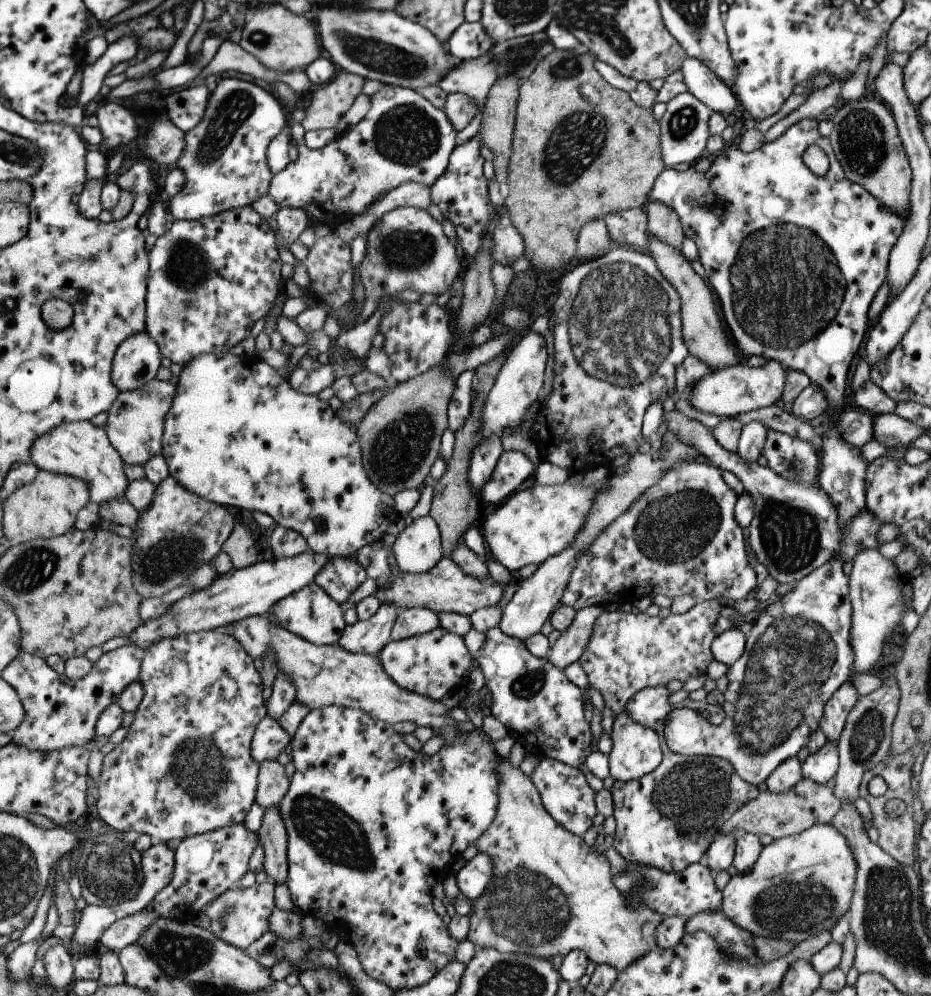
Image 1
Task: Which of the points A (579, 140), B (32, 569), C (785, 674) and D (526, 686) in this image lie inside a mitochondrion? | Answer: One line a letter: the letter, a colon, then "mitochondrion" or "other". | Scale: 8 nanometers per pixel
A: mitochondrion
B: mitochondrion
C: mitochondrion
D: mitochondrion

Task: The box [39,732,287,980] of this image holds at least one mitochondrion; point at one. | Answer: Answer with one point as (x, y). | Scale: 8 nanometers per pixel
(110, 874)

